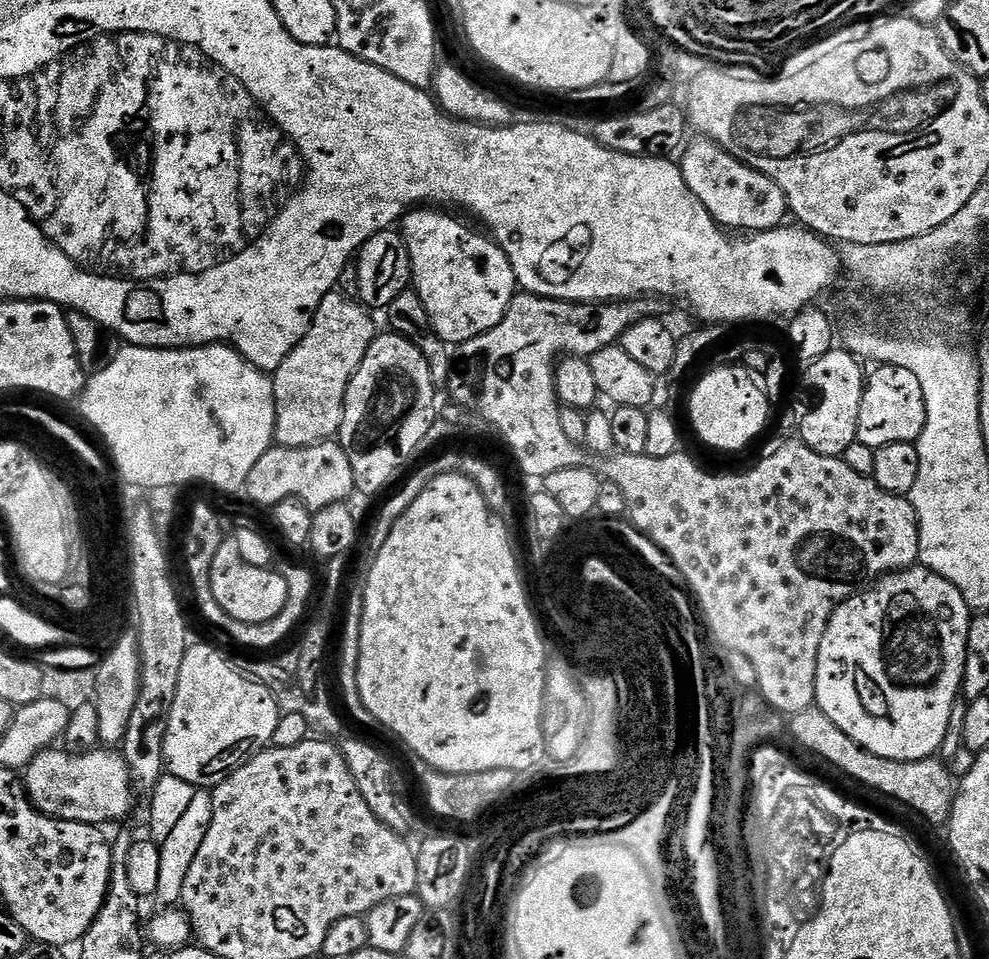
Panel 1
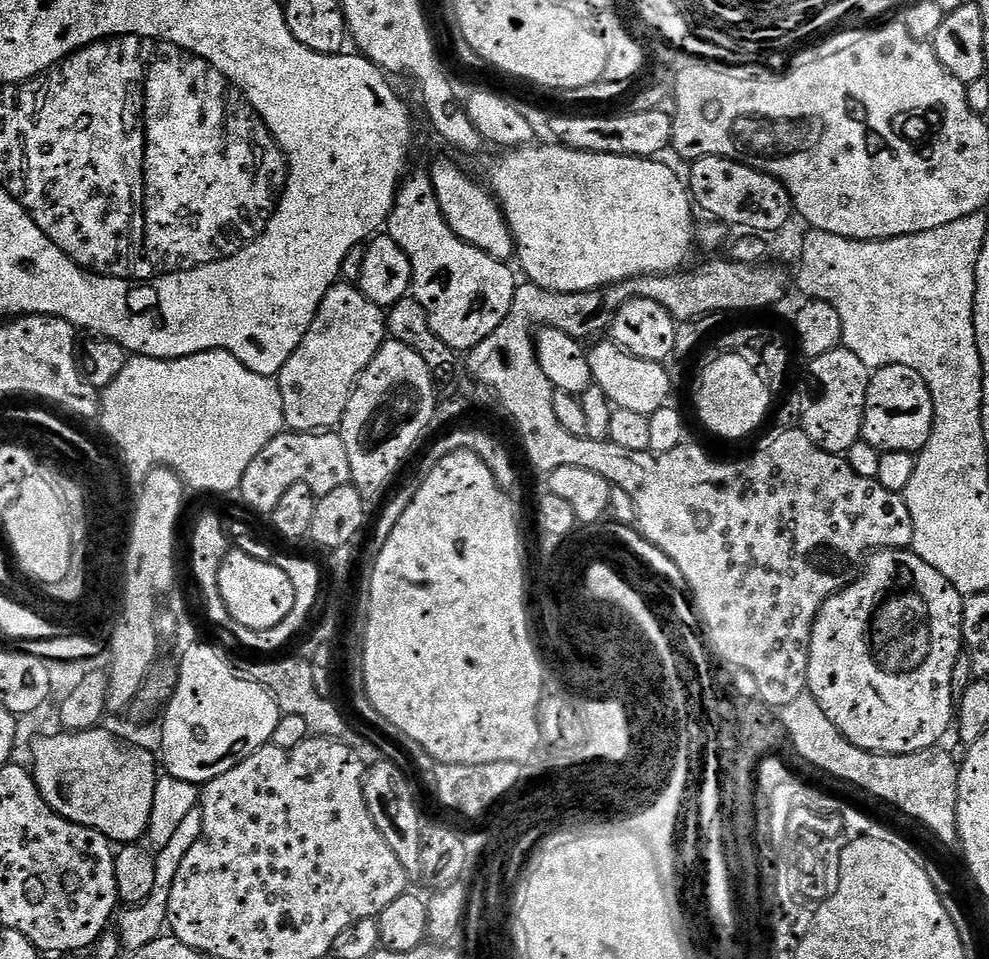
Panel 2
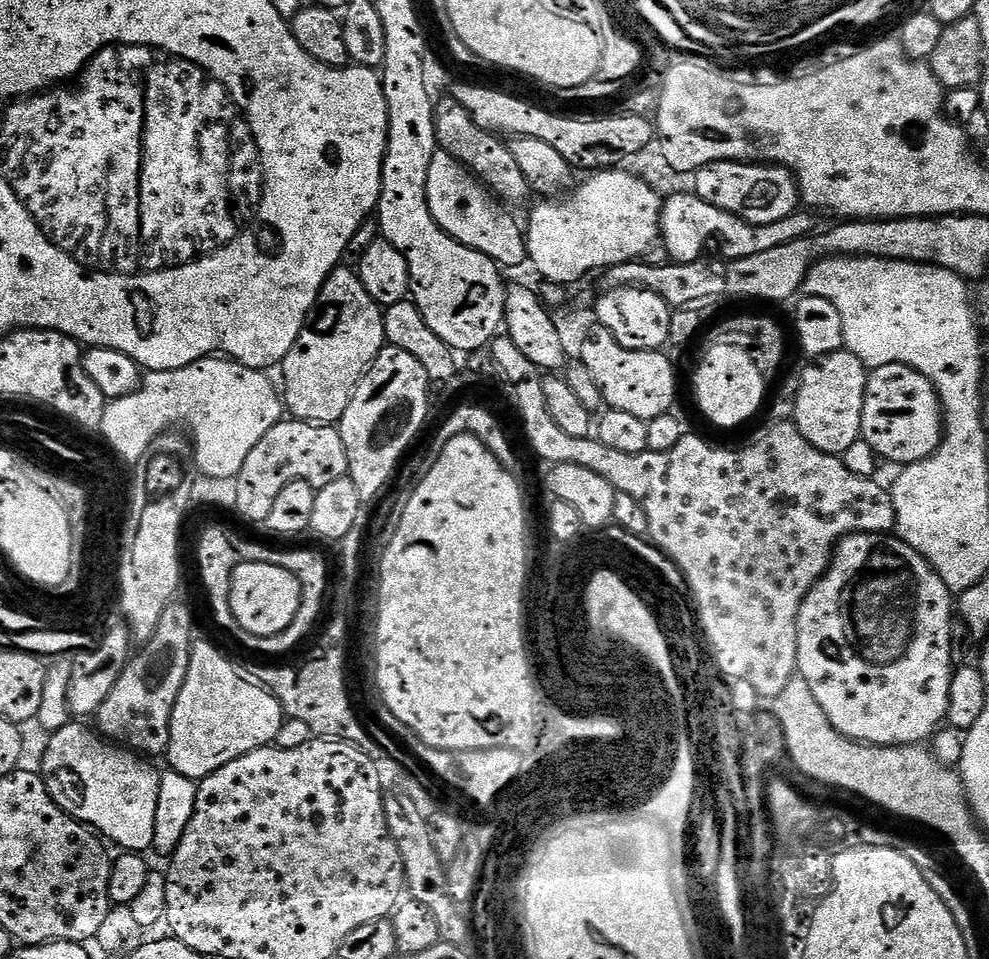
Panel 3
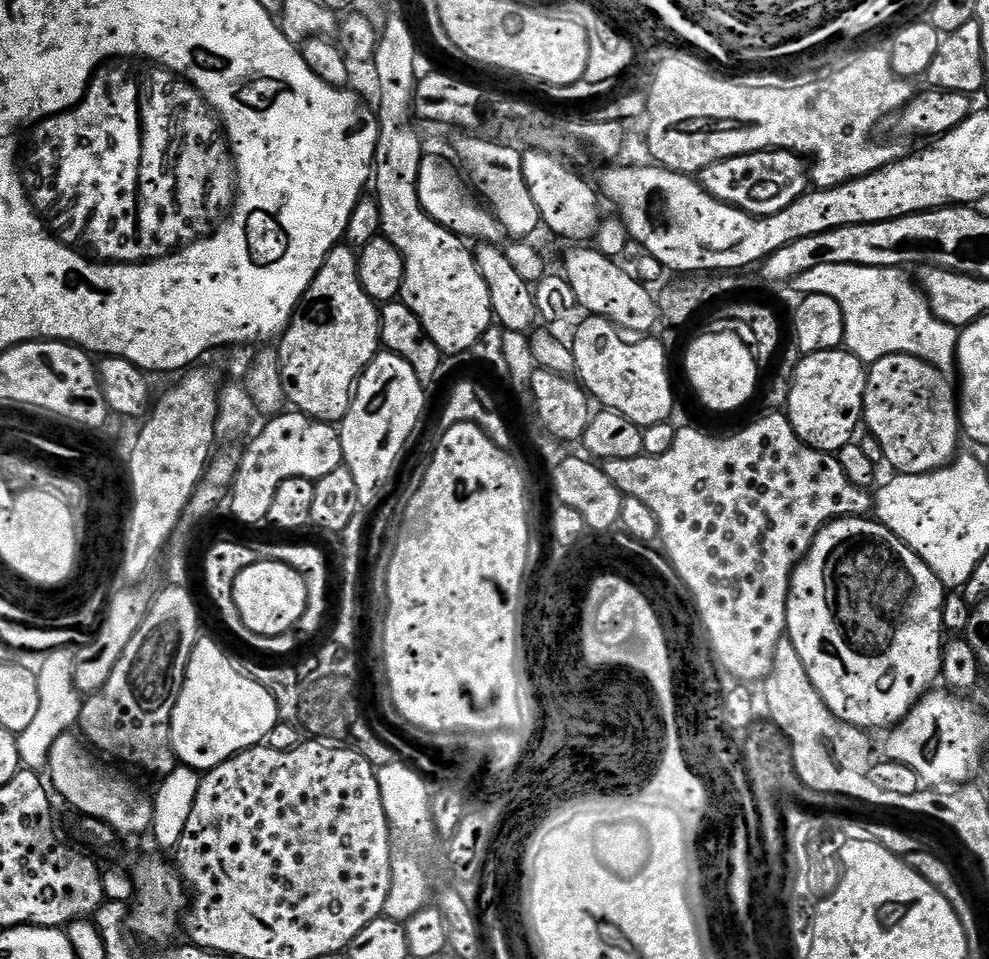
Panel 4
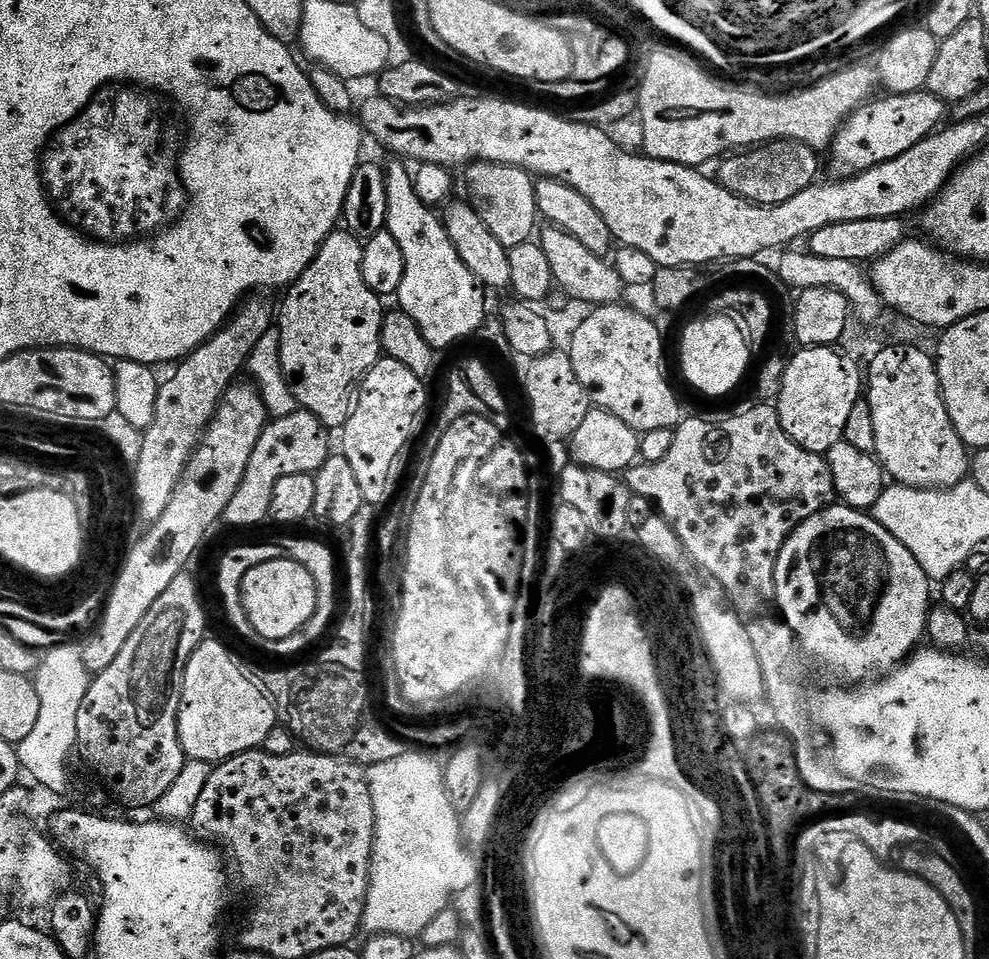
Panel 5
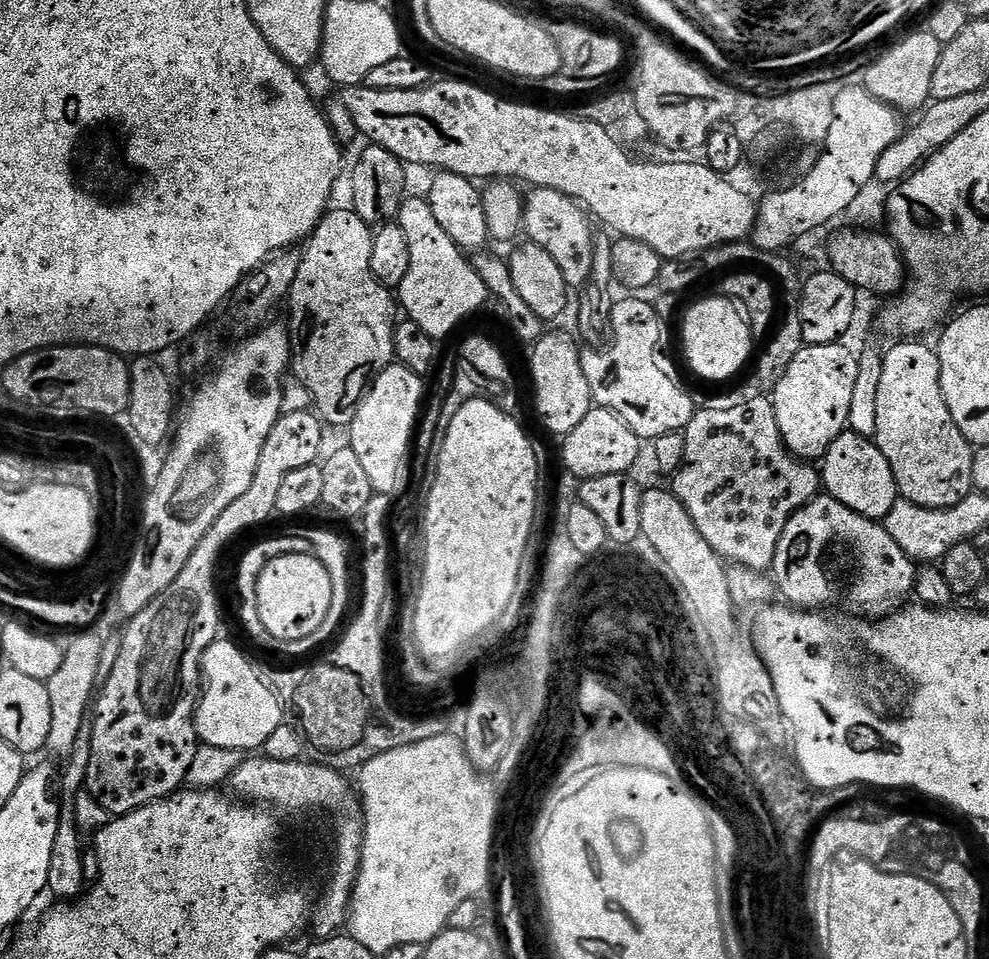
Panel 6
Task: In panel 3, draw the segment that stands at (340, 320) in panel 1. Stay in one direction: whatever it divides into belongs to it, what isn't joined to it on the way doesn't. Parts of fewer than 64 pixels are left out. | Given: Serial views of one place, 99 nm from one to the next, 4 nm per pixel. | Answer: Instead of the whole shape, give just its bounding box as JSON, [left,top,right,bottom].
[282,267,386,425]

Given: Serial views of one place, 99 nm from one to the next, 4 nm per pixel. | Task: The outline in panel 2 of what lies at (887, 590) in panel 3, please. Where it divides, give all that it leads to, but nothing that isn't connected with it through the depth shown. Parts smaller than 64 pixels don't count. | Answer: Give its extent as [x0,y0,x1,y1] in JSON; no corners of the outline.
[807,548,965,756]

